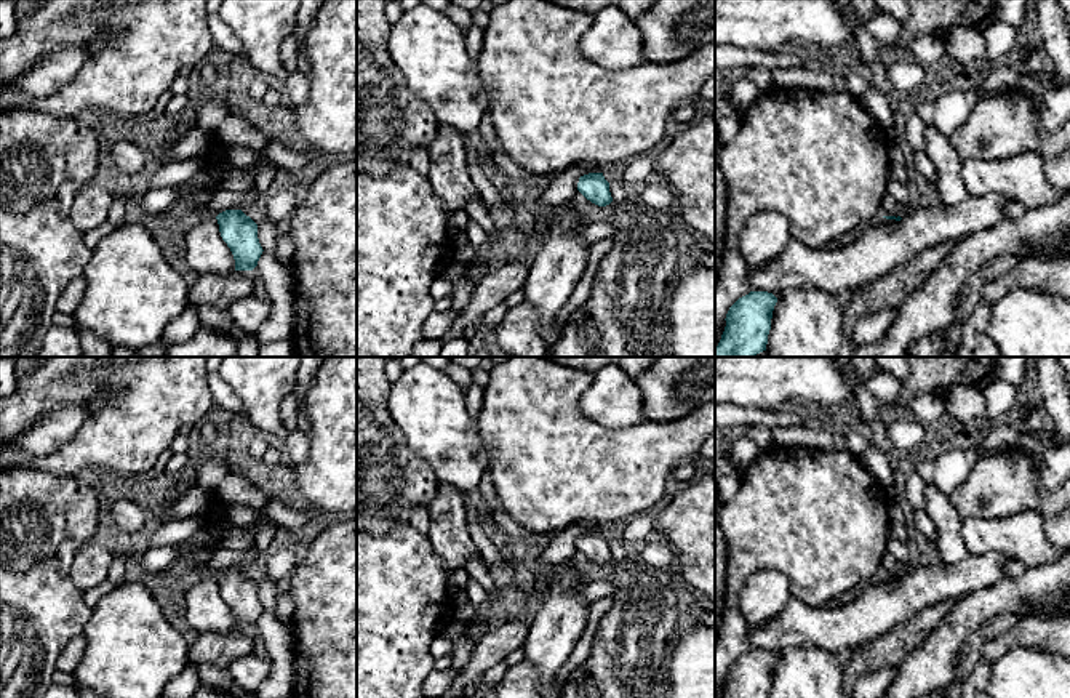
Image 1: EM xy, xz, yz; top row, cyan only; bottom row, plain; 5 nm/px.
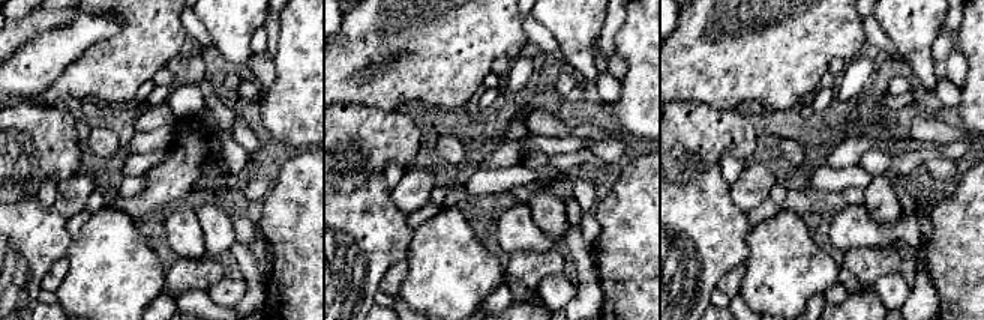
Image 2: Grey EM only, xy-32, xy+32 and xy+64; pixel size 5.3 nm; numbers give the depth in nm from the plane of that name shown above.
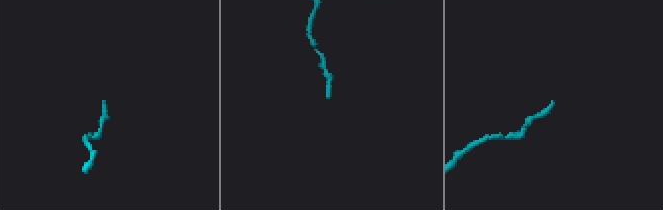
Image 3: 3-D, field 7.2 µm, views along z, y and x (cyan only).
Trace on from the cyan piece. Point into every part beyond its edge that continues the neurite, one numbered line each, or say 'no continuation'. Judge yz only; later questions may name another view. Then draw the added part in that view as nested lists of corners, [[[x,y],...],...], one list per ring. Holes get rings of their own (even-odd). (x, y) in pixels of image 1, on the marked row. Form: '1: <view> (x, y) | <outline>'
no continuation

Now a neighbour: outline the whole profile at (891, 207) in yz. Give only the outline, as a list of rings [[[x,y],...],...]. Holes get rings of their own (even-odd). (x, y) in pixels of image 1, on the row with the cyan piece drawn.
[[[888,192],[884,194],[883,197],[883,203],[881,203],[881,208],[883,208],[883,216],[907,216],[912,213],[912,208],[910,208],[910,203],[905,202],[905,203],[899,203],[892,195],[889,195]]]

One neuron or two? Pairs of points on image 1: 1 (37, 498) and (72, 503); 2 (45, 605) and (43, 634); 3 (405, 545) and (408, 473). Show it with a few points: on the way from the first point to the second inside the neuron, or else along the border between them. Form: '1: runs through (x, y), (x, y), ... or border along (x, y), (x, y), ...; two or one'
1: runs through (45, 503), (64, 503); one
2: runs through (43, 612), (43, 628); one
3: border along (408, 524), (373, 535); two

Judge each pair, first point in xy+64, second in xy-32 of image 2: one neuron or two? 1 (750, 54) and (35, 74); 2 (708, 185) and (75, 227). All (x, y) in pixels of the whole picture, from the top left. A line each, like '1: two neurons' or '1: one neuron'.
1: two neurons
2: two neurons

